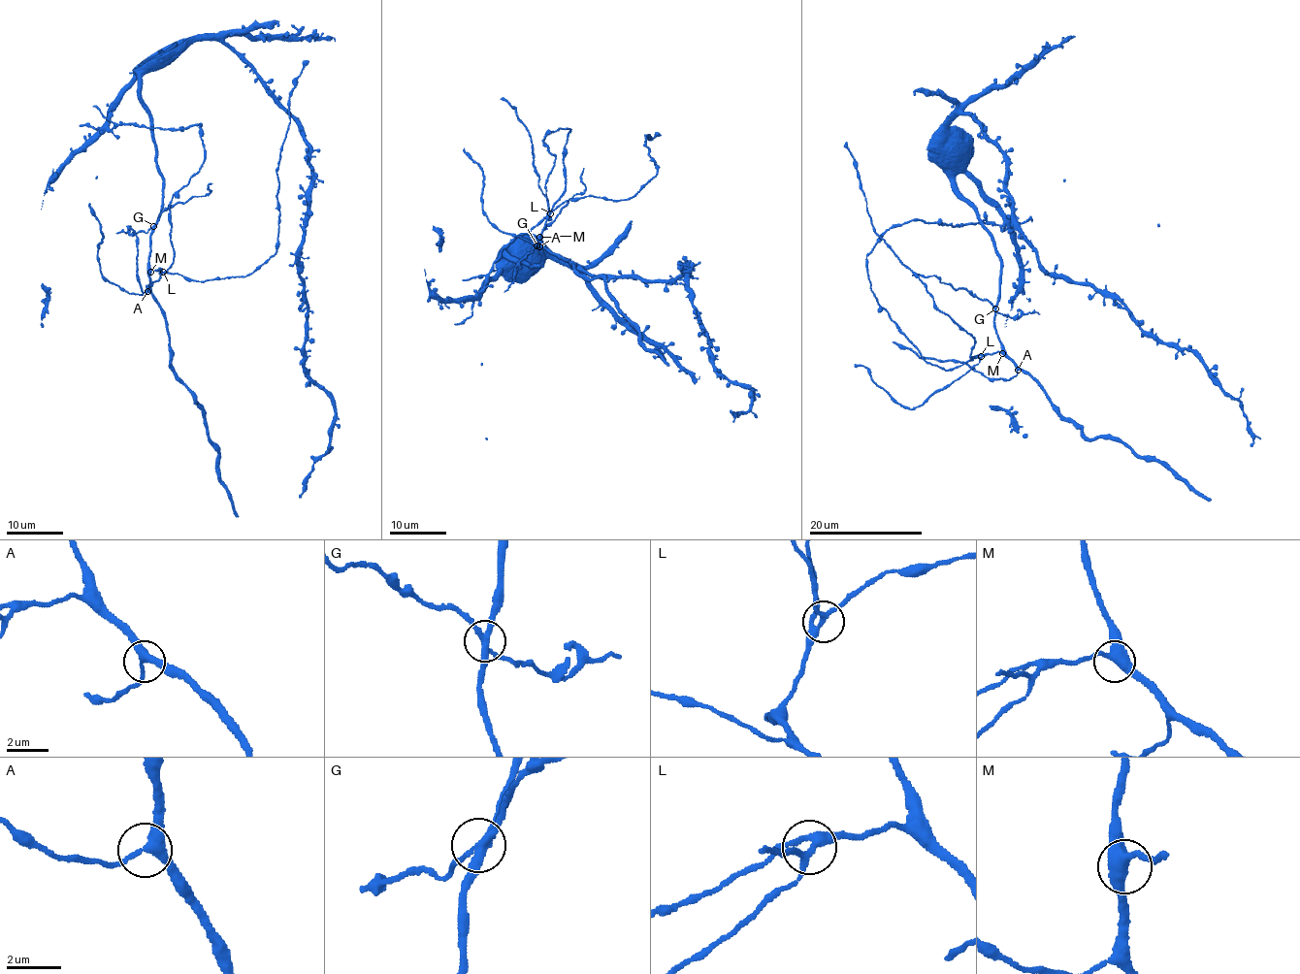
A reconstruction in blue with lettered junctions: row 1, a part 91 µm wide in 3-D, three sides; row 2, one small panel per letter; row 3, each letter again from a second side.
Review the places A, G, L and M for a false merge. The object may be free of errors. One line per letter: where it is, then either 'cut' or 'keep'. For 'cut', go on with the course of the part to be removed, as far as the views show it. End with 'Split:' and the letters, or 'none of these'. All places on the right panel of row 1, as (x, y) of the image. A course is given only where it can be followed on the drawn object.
A: at (1018, 370); keep
G: at (995, 308); cut; foreign part runs (995, 308), (987, 300), (975, 297), (964, 288), (955, 289), (937, 276), (912, 275)
L: at (981, 356); keep
M: at (1002, 353); keep
Split: G

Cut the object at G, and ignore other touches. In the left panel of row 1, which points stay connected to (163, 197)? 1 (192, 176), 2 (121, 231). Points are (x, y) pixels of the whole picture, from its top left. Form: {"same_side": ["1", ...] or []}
{"same_side": ["1"]}

